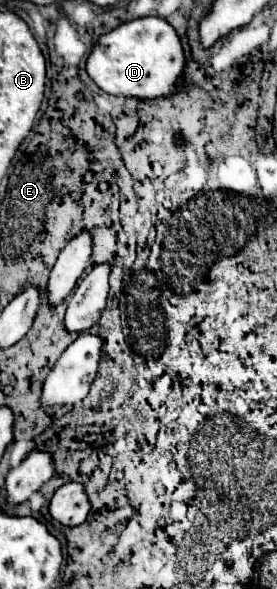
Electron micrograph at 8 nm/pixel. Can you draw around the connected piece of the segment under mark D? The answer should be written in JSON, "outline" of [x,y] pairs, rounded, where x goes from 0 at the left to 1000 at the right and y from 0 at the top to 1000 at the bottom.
{"outline":[[[477,32],[354,63],[310,104],[310,121],[339,141],[397,161],[498,168],[614,161],[635,154],[635,134],[664,124],[664,87],[628,46],[592,32]]]}

